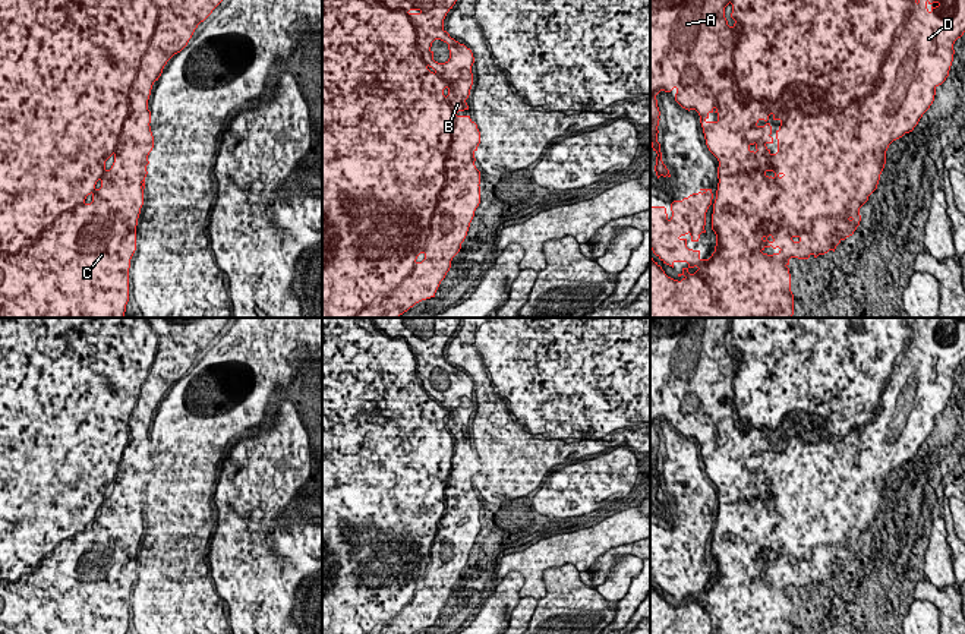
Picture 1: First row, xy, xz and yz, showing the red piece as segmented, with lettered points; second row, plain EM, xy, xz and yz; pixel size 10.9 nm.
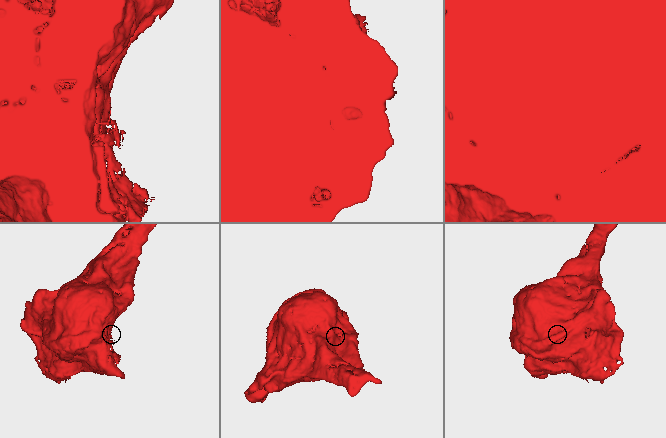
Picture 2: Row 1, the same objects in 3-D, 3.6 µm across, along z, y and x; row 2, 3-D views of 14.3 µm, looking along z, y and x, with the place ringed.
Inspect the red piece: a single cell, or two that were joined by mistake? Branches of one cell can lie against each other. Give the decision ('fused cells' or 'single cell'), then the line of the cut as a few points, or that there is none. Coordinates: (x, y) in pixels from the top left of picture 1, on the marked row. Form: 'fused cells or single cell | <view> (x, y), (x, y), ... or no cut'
fused cells | yz (811, 97), (803, 110), (822, 119), (795, 144), (784, 176)

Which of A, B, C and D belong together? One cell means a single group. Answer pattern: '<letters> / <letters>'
A C D / B

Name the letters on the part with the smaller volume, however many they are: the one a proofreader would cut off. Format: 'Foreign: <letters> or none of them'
Foreign: B

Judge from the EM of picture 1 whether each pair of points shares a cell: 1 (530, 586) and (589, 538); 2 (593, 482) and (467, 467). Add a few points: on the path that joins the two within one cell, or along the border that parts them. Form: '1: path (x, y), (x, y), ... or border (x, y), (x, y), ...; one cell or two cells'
1: path (538, 568), (555, 551), (571, 548); one cell
2: border (549, 472), (542, 480); two cells

